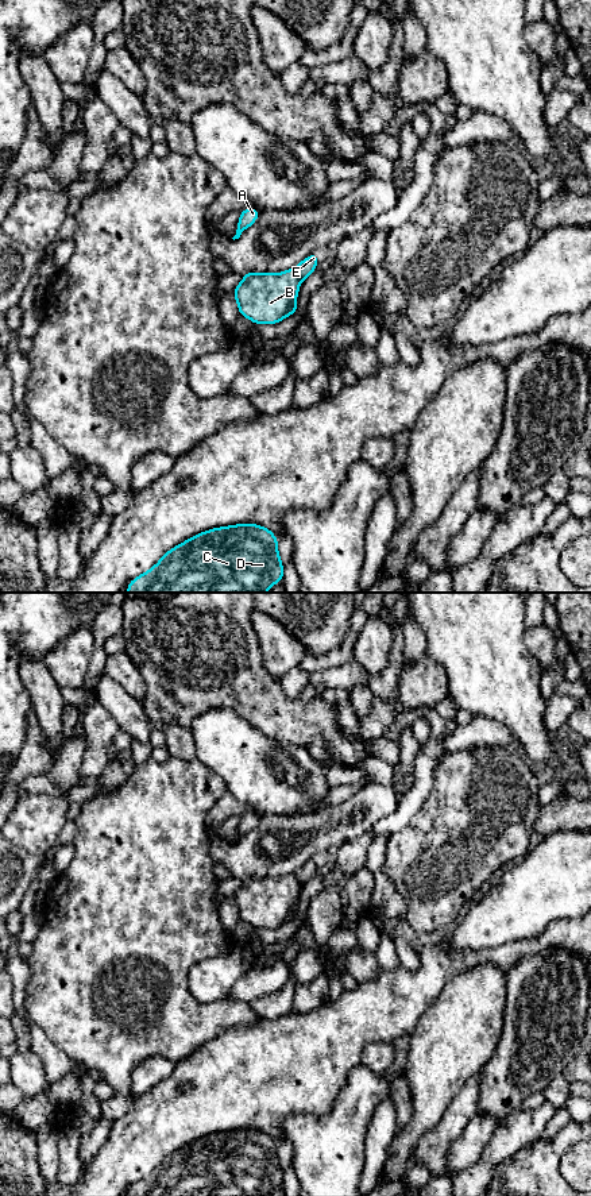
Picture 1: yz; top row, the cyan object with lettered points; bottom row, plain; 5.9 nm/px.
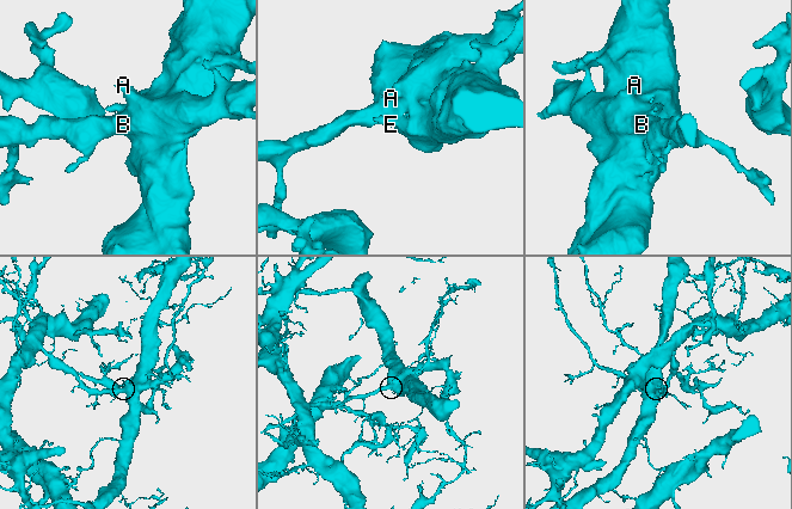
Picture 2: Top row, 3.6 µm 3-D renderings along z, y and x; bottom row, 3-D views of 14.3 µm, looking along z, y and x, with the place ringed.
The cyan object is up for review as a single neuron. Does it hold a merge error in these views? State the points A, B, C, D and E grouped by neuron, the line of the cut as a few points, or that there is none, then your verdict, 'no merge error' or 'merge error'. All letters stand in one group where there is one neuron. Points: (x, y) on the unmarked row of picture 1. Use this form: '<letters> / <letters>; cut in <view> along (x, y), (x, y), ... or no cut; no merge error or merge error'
A B / C D E; cut in yz along (293, 874), (300, 886); merge error

